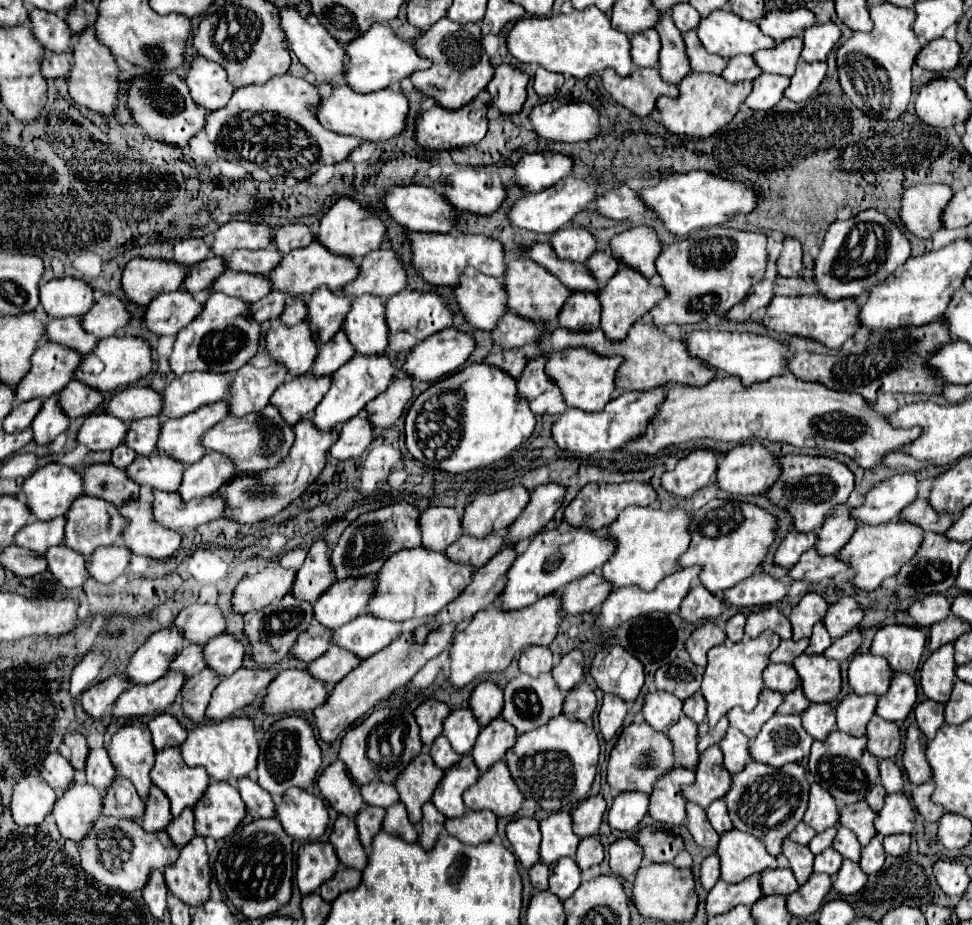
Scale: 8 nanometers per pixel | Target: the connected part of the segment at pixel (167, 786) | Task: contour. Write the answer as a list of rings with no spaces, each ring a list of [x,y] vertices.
[[[164,748],[156,754],[156,764],[150,776],[152,782],[168,796],[174,816],[180,816],[184,808],[194,808],[210,782],[204,768],[186,768],[176,748]]]

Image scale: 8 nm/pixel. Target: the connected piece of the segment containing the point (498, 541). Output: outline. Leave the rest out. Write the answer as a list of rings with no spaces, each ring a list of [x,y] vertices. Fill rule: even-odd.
[[[460,536],[454,544],[446,548],[446,558],[458,564],[468,564],[474,570],[482,568],[492,556],[502,548],[502,536],[486,536],[482,540],[472,540],[472,536]]]

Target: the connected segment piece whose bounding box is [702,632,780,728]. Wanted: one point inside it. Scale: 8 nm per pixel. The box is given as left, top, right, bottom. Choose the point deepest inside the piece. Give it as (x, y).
(733, 677)

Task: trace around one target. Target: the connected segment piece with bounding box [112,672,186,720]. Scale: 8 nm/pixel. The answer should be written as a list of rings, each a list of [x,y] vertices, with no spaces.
[[[174,672],[162,676],[154,684],[144,684],[138,688],[128,688],[122,692],[118,702],[112,708],[112,716],[120,720],[134,720],[142,716],[156,716],[162,714],[176,698],[186,680]]]

